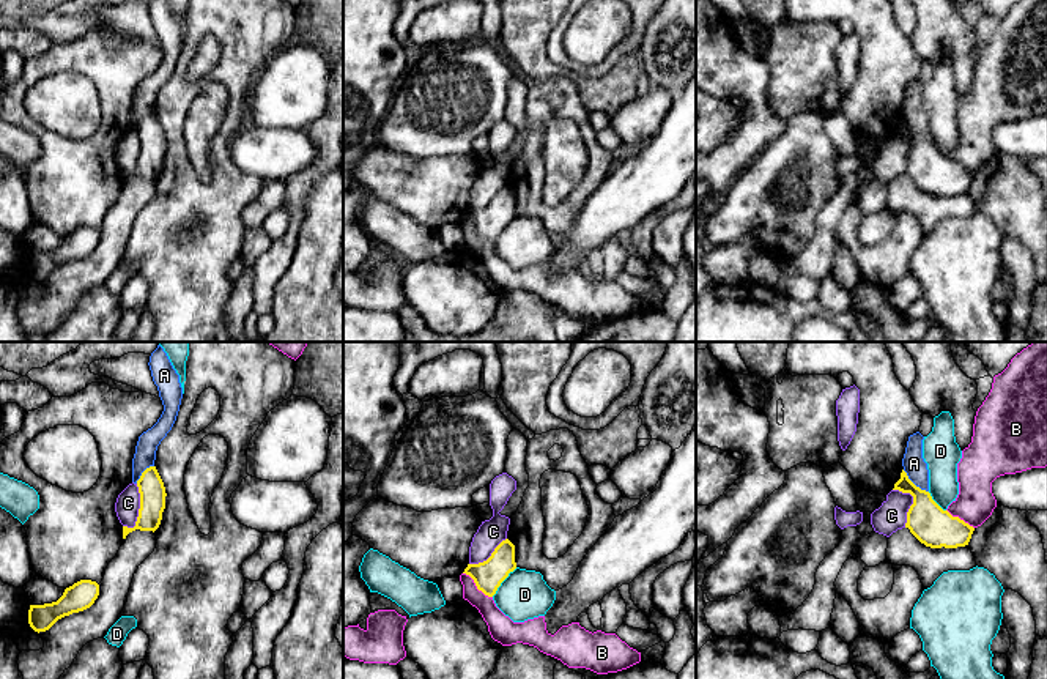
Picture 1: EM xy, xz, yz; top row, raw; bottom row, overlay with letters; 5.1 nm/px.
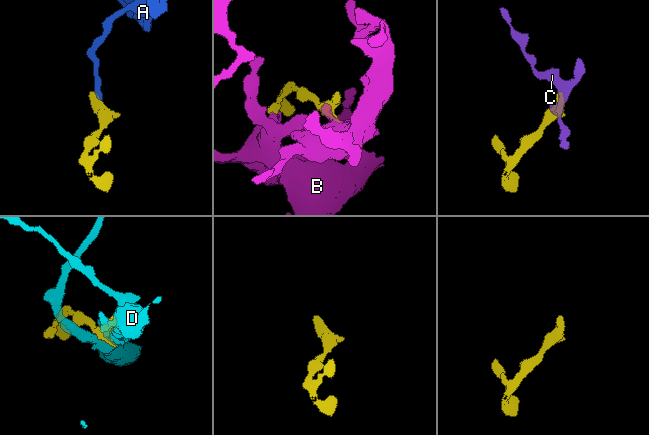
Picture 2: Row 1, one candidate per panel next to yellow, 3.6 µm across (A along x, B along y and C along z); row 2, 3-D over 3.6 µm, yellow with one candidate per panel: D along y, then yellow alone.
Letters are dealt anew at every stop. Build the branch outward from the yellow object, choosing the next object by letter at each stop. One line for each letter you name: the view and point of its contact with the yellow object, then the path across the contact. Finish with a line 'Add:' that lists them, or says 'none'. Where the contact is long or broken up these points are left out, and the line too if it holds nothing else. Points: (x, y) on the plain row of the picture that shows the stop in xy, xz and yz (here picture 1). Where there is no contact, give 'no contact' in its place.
Add: none

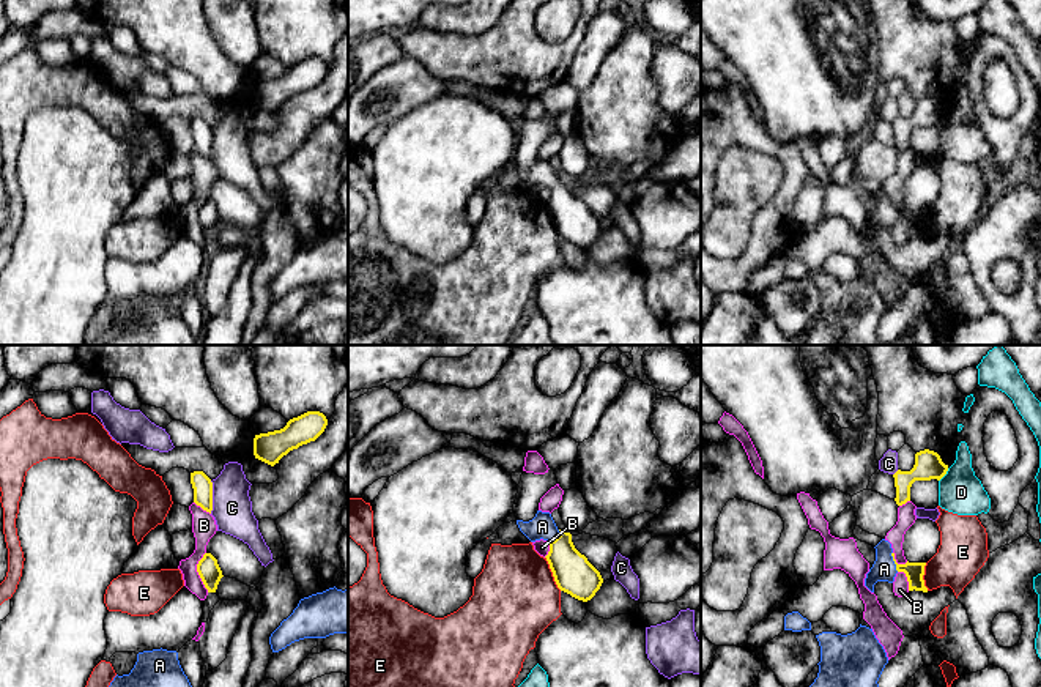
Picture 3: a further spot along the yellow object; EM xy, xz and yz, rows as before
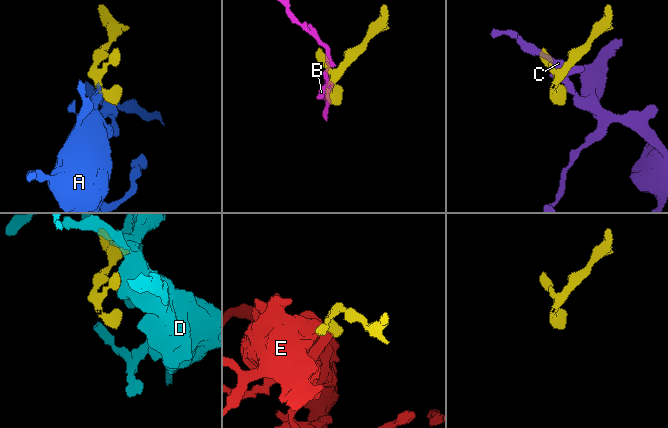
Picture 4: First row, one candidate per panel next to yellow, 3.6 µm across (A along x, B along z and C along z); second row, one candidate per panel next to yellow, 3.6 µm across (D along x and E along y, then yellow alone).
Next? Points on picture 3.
A: meets yellow in yz at (893, 207); runs through yz (914, 218), (898, 215), (893, 207), (884, 216)
Add: A

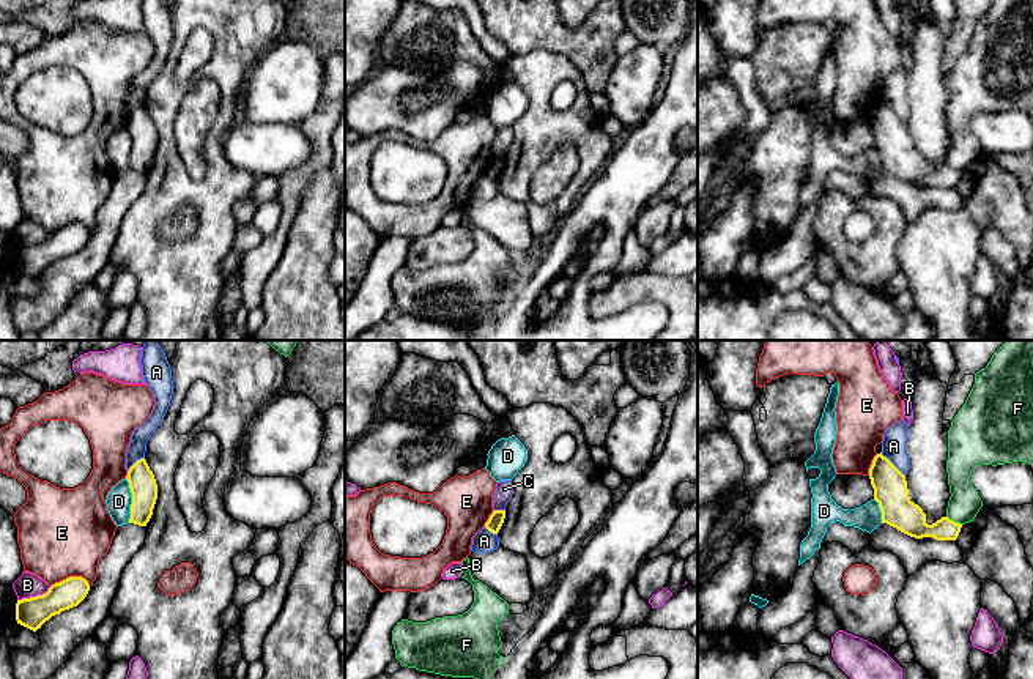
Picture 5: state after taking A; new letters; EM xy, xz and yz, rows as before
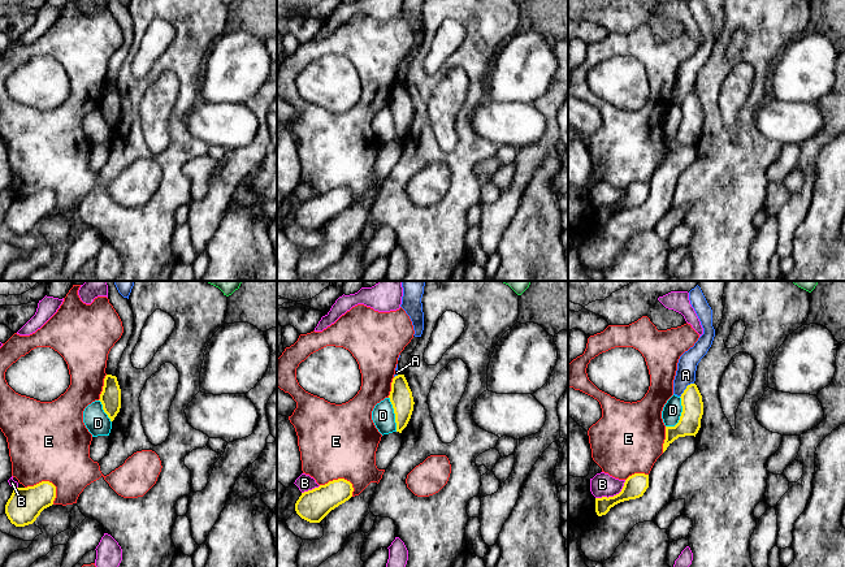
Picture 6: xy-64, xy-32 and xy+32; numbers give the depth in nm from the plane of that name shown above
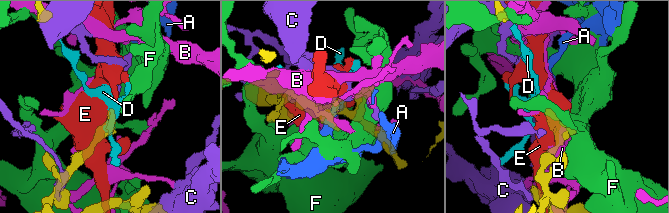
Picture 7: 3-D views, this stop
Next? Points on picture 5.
Add: none

